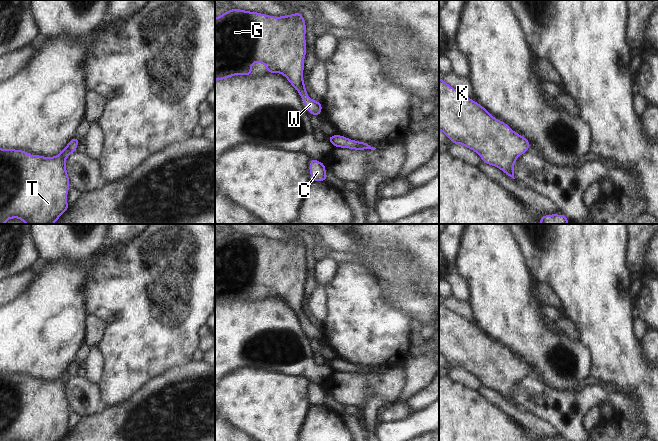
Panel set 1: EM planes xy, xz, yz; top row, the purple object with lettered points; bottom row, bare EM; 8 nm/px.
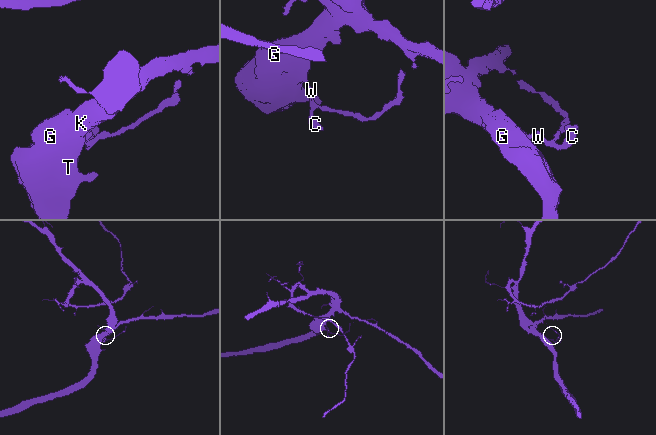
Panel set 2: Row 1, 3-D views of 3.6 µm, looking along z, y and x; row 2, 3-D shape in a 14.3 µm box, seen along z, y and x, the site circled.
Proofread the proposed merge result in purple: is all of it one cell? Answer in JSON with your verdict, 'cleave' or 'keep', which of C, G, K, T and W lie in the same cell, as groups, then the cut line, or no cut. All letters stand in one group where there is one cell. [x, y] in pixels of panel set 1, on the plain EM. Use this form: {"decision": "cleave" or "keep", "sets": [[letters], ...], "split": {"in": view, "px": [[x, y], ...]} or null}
{"decision": "keep", "sets": [["C", "G", "K", "T", "W"]], "split": null}

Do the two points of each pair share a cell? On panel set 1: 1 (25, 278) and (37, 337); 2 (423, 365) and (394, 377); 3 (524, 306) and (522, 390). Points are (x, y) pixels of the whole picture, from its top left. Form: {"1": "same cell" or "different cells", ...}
{"1": "different cells", "2": "different cells", "3": "different cells"}

